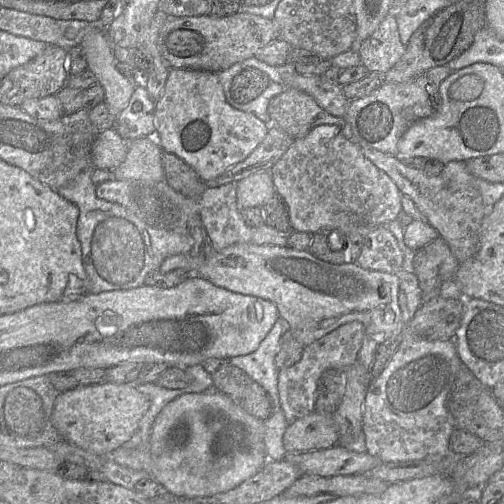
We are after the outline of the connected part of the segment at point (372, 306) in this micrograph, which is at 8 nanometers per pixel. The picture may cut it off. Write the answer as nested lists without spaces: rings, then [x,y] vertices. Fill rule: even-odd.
[[[238,243],[216,252],[207,259],[198,259],[188,254],[177,254],[166,258],[159,272],[167,273],[175,269],[184,269],[191,275],[198,275],[218,287],[259,297],[273,302],[280,317],[288,323],[295,338],[307,346],[322,338],[338,327],[354,321],[361,322],[369,336],[380,336],[381,340],[402,332],[403,321],[399,304],[400,279],[397,274],[367,270],[357,262],[332,264],[316,257],[308,250],[295,250],[289,245],[257,245]]]

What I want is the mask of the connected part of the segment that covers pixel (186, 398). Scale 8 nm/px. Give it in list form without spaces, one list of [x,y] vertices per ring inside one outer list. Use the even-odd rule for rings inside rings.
[[[204,391],[202,393],[183,394],[169,402],[153,423],[150,432],[150,449],[153,459],[153,461],[150,459],[150,476],[170,493],[180,497],[194,498],[227,492],[254,476],[267,462],[264,443],[265,431],[264,420],[251,415],[222,392]],[[182,423],[186,424],[187,440],[183,446],[175,447],[171,444],[170,432]],[[232,424],[243,428],[246,435],[246,447],[235,452],[234,458],[228,454],[218,456],[214,452],[216,441]]]

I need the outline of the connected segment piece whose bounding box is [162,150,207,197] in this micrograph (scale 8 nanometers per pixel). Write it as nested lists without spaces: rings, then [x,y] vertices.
[[[167,151],[162,152],[165,180],[177,192],[187,197],[198,197],[207,188],[196,171],[182,159]]]

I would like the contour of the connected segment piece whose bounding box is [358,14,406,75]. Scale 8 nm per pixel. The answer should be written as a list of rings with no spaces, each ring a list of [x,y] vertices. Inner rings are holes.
[[[388,15],[375,32],[359,45],[361,64],[370,72],[384,75],[403,56],[406,46],[401,42],[394,15]]]

